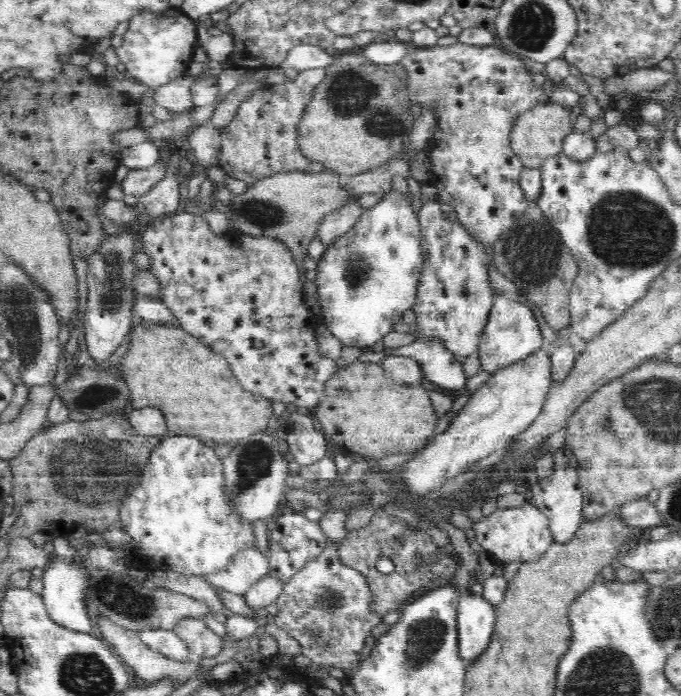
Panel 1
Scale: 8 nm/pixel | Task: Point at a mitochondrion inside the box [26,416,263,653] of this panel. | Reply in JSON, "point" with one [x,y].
{"point":[93,472]}

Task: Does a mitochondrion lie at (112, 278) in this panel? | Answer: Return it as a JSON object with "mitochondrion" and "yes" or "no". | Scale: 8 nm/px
{"mitochondrion":"yes"}

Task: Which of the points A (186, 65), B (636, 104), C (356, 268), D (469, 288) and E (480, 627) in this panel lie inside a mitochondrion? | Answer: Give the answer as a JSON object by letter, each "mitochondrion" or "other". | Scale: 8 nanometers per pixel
{"A":"other","B":"other","C":"mitochondrion","D":"mitochondrion","E":"other"}

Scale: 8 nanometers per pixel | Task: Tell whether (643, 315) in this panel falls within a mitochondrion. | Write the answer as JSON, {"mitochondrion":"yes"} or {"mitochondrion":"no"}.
{"mitochondrion":"no"}

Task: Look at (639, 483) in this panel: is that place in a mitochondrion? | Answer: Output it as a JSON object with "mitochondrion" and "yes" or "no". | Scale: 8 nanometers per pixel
{"mitochondrion":"no"}

